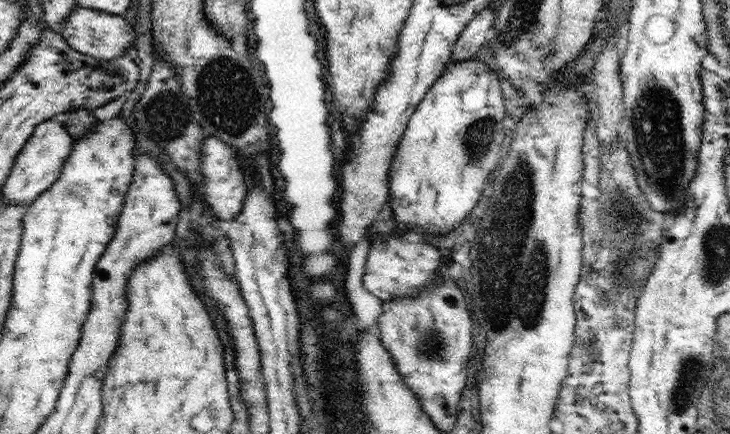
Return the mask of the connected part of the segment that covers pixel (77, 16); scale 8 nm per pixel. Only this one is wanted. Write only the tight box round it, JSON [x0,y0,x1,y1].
[60,6,136,60]

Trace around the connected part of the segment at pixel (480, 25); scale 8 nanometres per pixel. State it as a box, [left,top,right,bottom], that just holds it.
[450,7,494,62]

